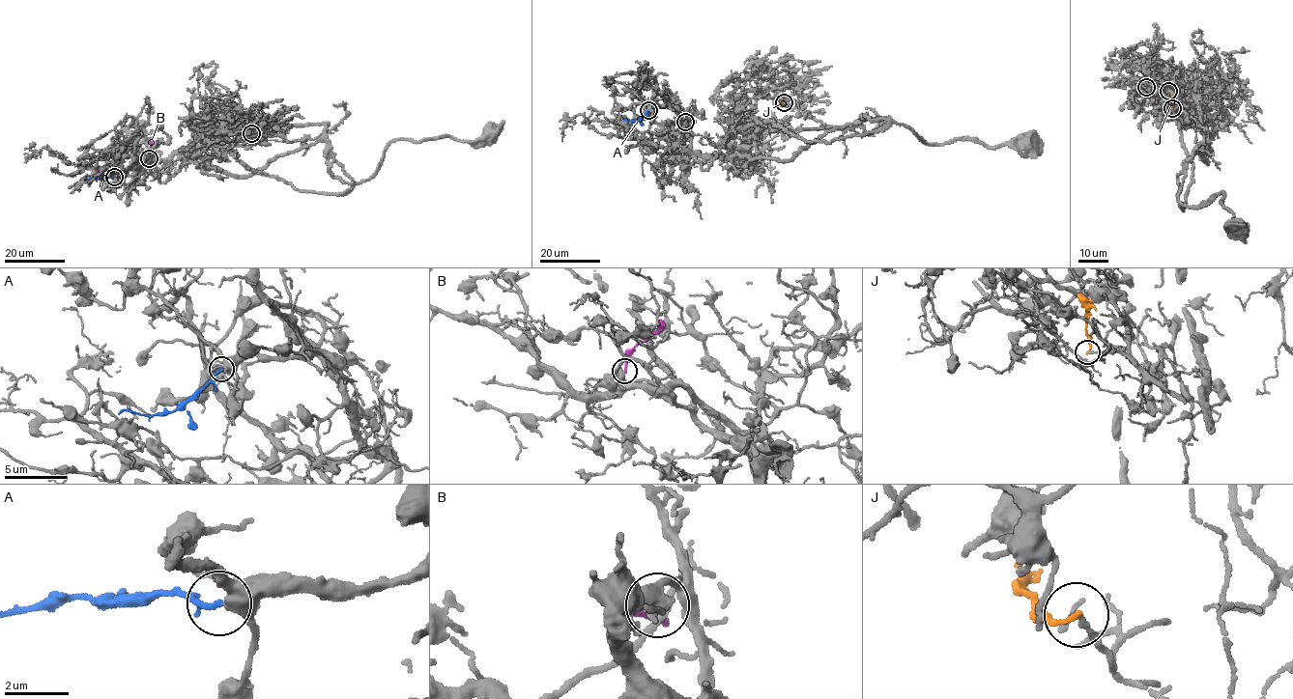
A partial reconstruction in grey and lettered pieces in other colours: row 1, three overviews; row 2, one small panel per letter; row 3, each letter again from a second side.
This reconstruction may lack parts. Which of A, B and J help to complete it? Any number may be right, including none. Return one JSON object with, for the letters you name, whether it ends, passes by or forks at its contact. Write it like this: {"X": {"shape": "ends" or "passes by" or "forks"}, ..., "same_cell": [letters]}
{"same_cell": []}

